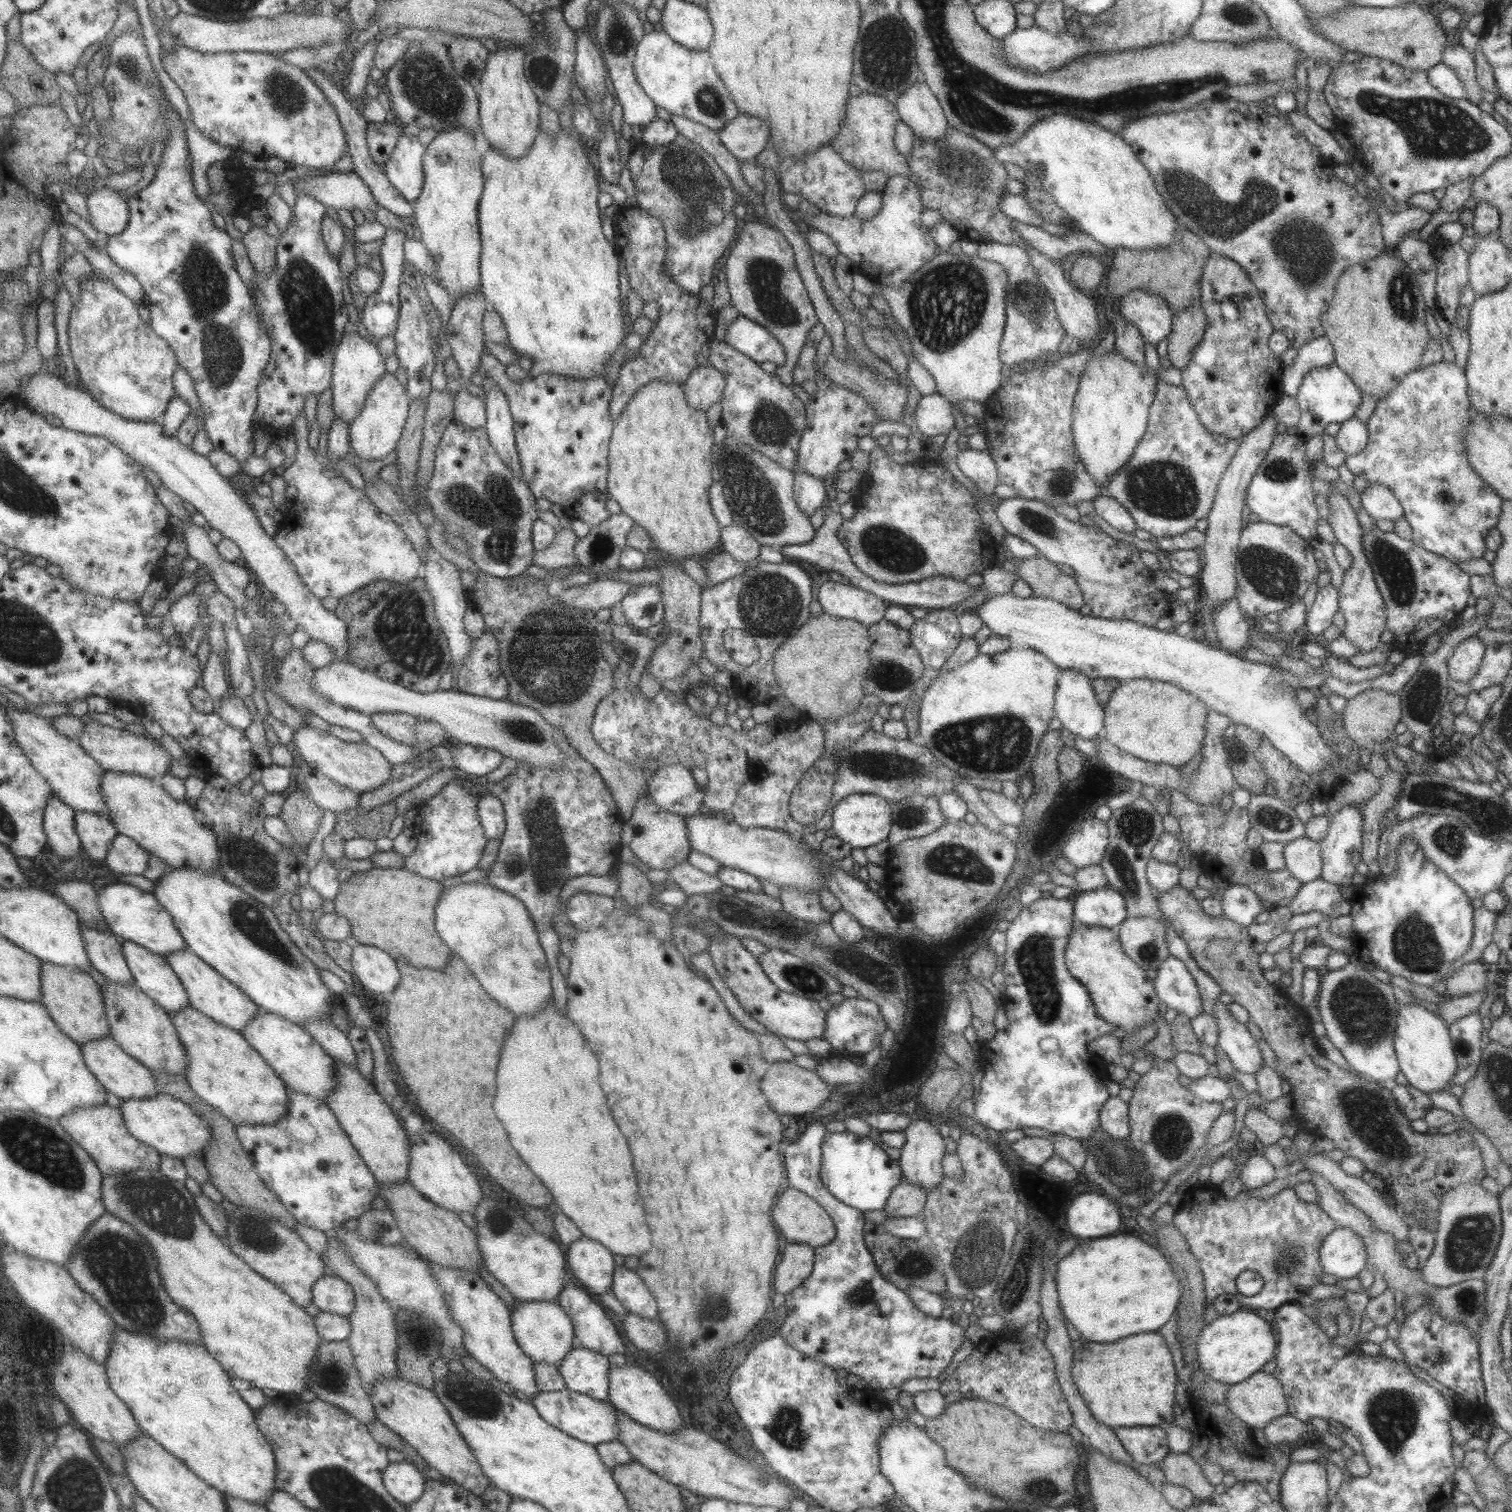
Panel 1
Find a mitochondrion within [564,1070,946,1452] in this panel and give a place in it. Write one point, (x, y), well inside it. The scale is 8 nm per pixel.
(713, 1308)

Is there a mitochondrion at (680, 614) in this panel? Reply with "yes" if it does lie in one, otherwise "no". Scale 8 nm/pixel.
yes

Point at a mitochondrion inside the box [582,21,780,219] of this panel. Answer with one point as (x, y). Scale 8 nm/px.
(710, 102)

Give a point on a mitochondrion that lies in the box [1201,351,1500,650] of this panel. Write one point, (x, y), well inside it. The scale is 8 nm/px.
(1279, 579)

